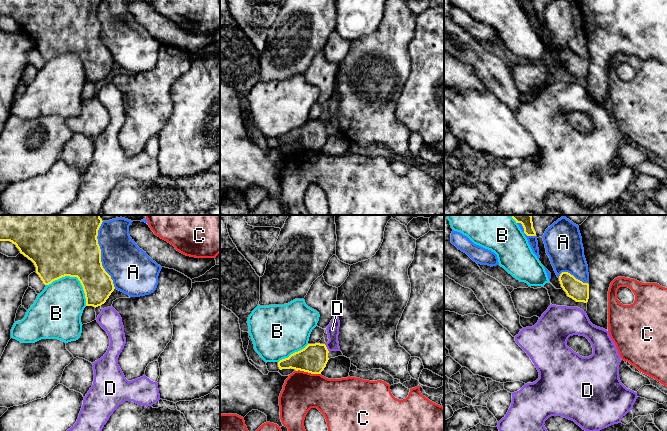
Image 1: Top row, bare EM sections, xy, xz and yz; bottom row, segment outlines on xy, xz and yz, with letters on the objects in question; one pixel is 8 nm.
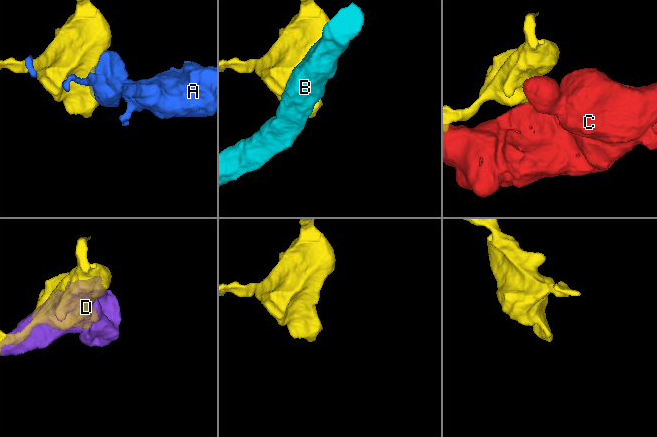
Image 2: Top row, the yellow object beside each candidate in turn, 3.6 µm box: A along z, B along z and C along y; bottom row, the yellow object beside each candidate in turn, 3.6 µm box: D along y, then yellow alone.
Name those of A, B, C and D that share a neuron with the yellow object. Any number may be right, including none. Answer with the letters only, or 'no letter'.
no letter

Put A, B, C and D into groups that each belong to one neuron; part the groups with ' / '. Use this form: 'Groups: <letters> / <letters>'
Groups: A / B / C / D

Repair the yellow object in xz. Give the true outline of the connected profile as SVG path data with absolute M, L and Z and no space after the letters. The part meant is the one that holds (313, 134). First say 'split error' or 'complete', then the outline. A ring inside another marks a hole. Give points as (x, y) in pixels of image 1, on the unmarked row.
complete | M308 120L304 125L291 130L288 134L278 138L282 145L295 145L311 150L321 150L329 136L328 125L325 120Z

